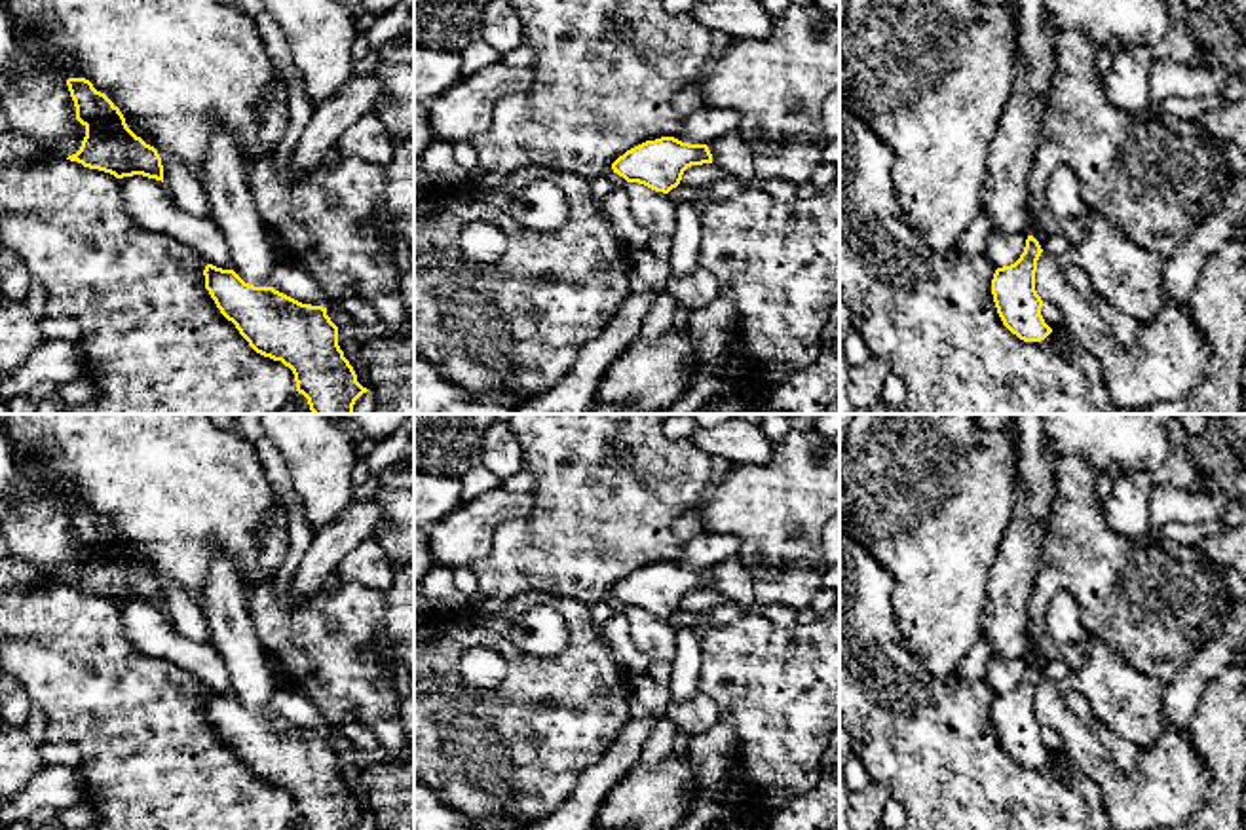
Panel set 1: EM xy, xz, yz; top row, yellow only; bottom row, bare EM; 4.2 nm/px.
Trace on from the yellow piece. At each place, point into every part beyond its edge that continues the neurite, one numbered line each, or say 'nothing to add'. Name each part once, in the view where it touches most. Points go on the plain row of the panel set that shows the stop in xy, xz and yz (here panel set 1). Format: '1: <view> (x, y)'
nothing to add

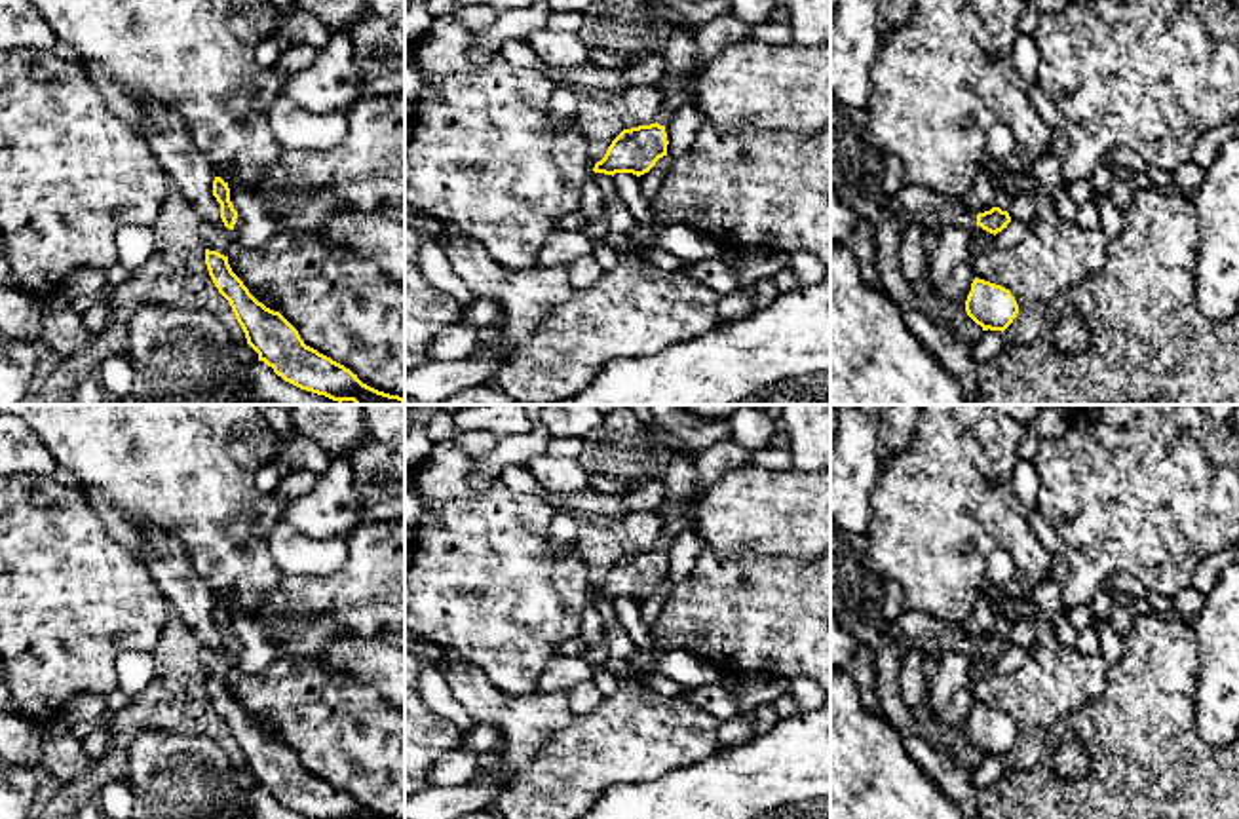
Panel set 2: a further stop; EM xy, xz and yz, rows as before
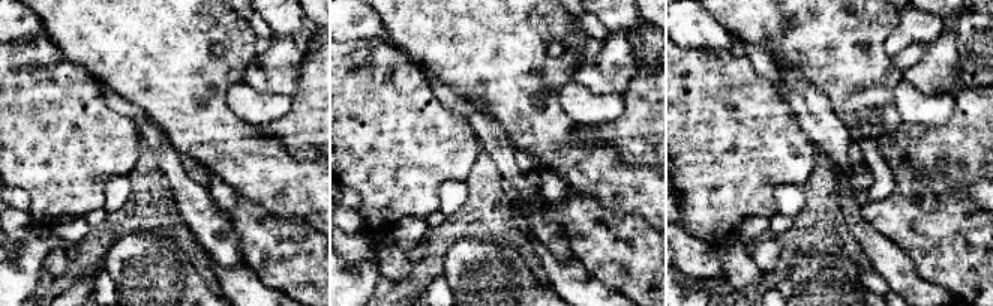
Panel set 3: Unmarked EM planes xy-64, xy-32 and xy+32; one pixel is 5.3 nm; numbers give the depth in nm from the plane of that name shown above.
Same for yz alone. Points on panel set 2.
1: yz (913, 631)

